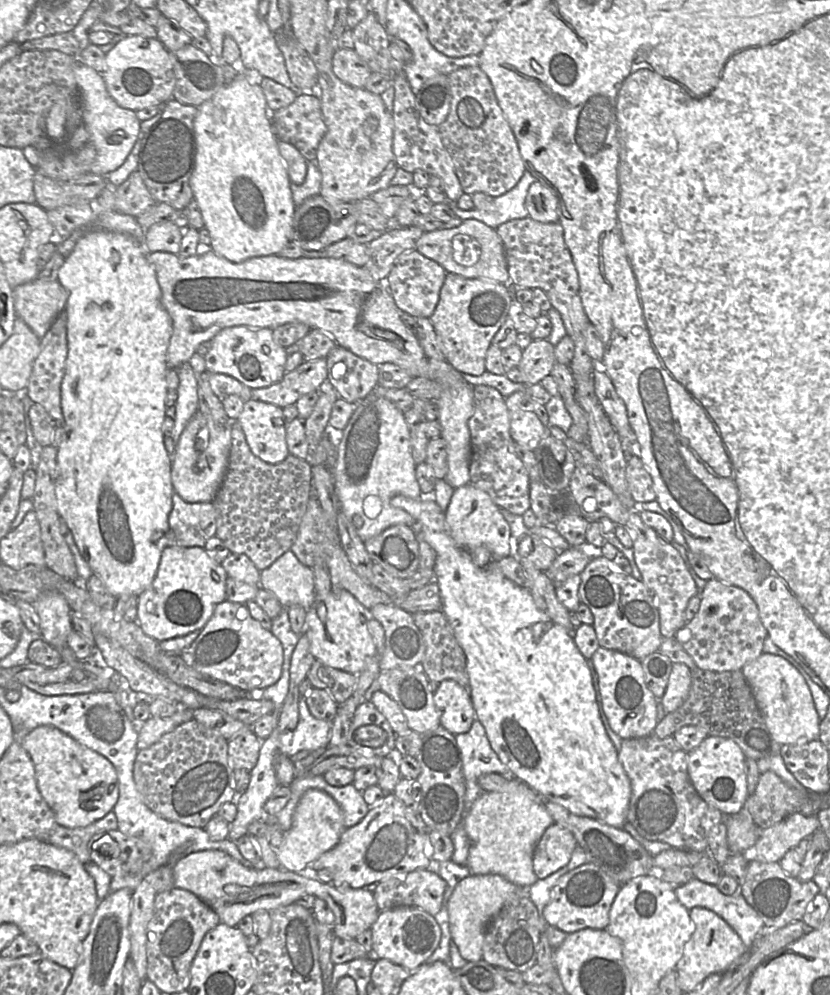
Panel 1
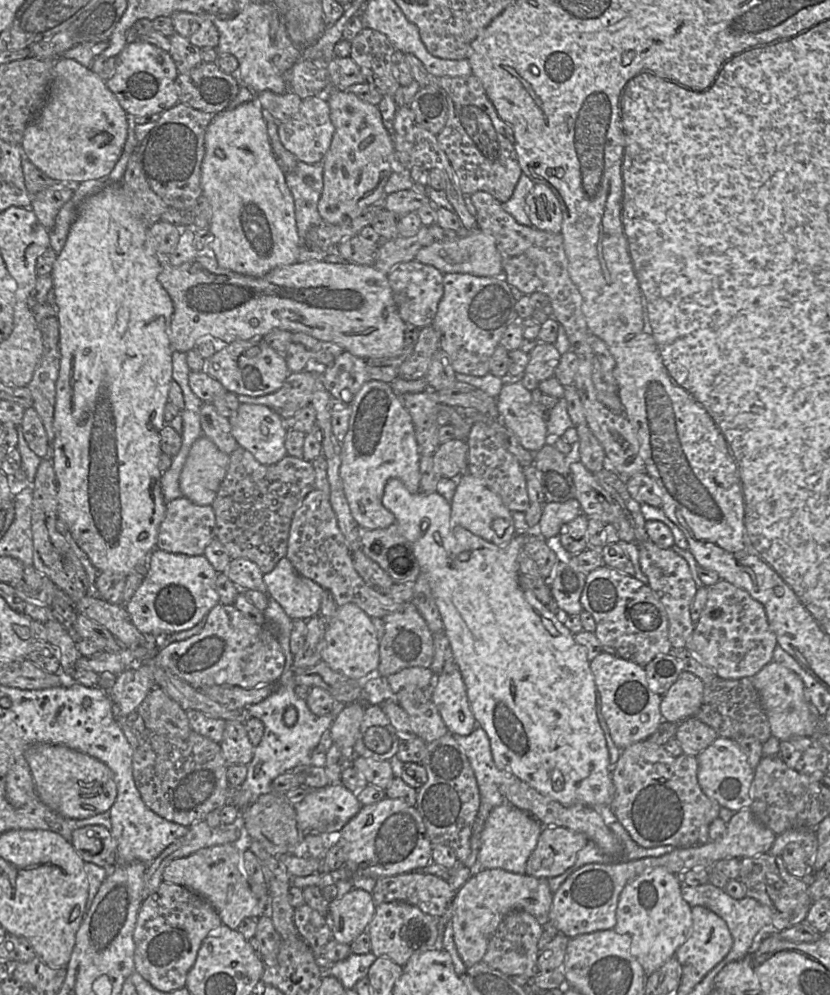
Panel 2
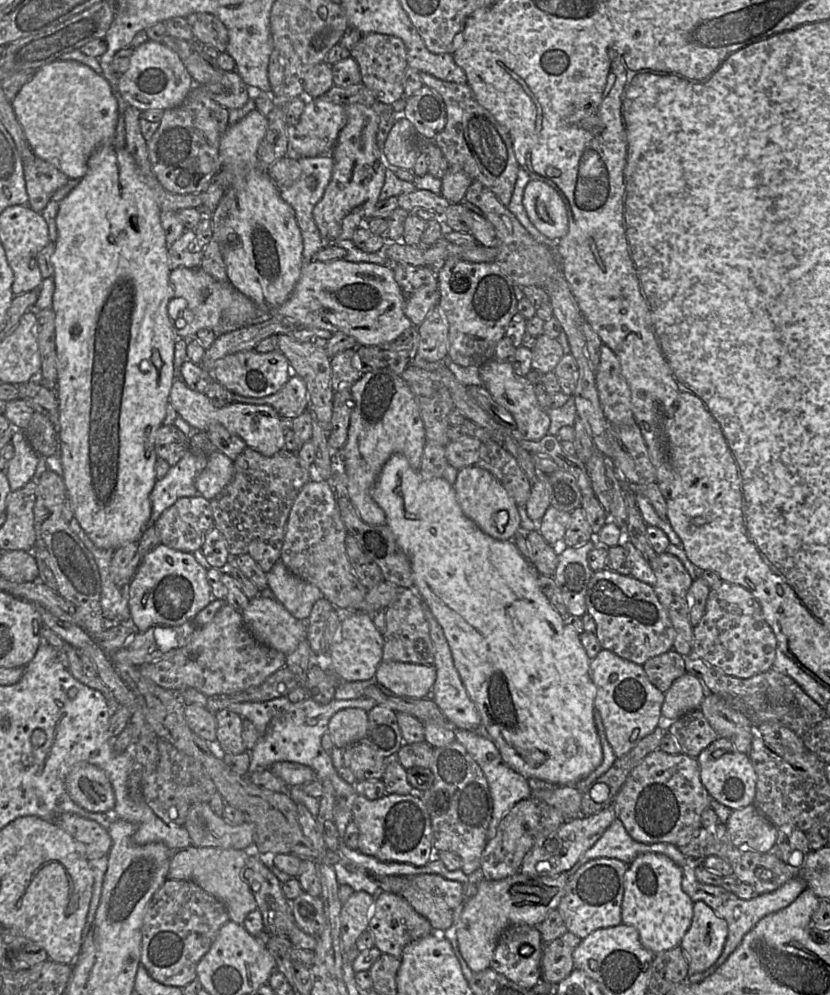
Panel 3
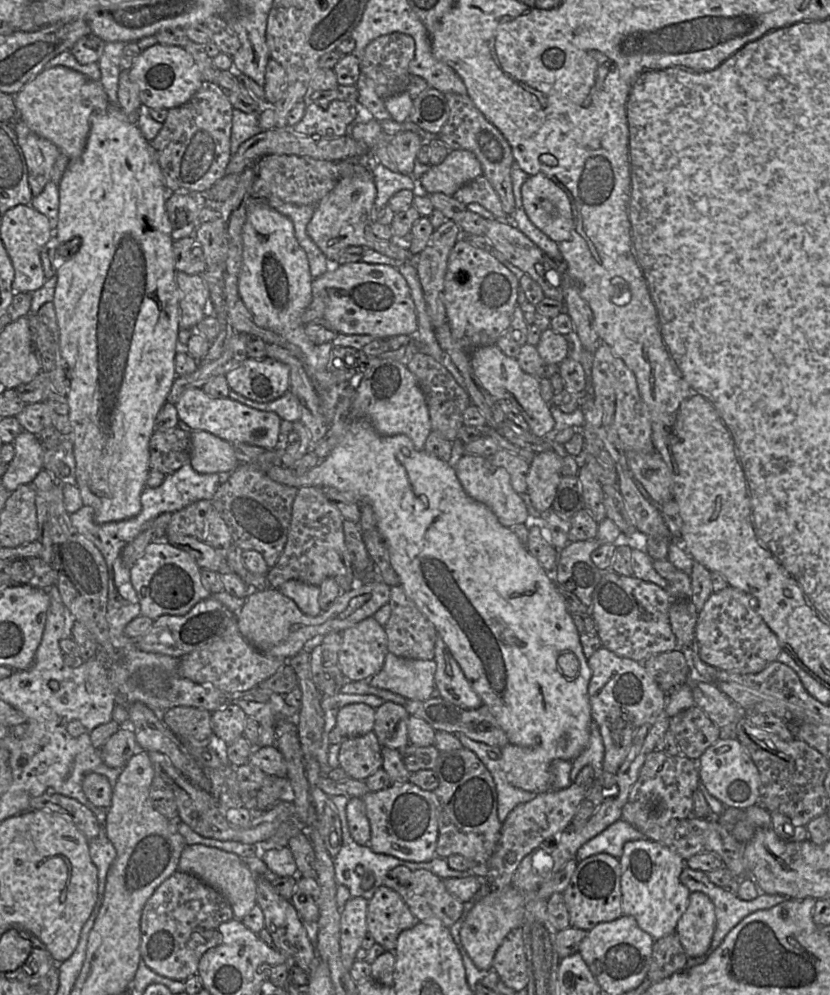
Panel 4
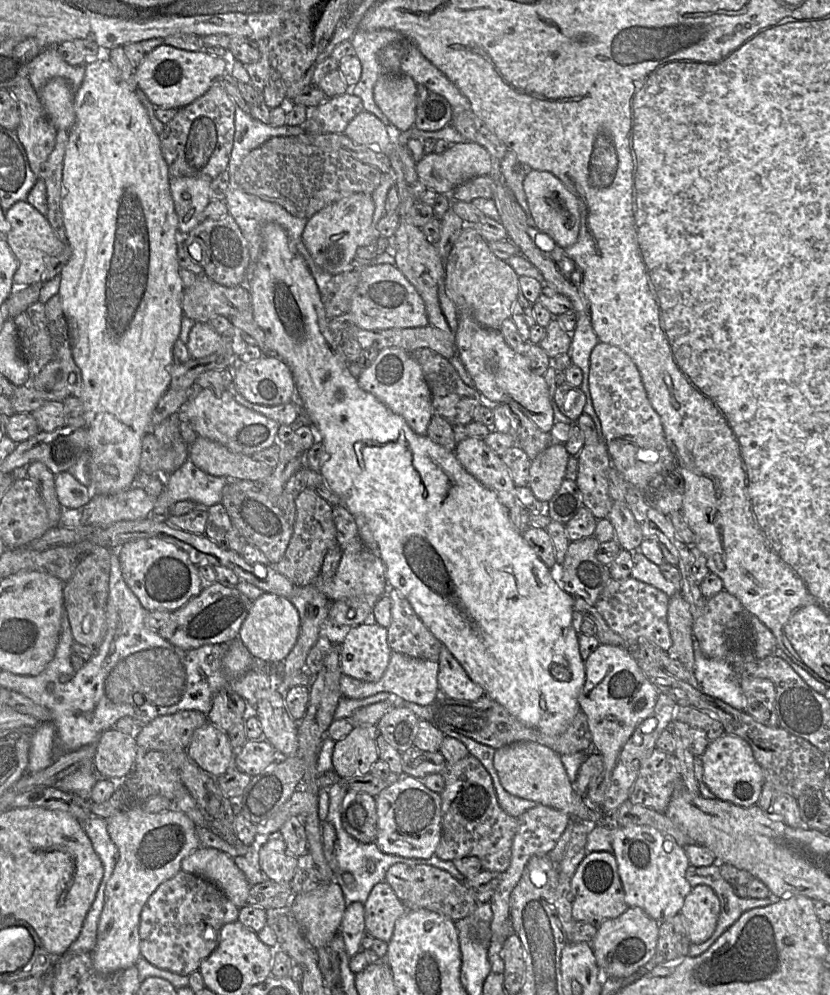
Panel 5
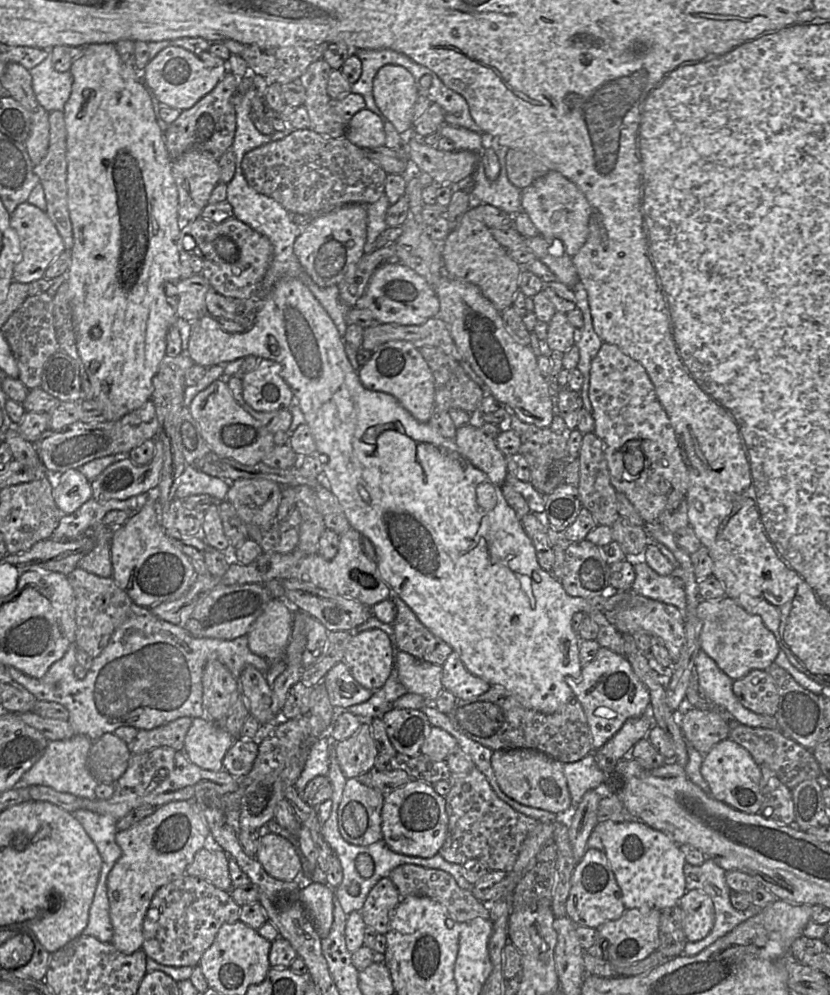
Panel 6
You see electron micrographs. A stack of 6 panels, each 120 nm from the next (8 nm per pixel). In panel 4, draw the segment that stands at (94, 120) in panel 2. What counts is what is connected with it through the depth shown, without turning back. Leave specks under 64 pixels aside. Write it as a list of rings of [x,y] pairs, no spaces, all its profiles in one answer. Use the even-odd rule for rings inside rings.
[[[64,66],[43,69],[33,79],[28,81],[22,89],[14,95],[17,117],[20,118],[30,130],[51,141],[61,153],[69,160],[77,159],[83,153],[90,132],[91,117],[104,113],[109,106],[107,93],[100,80],[92,80],[82,73]]]

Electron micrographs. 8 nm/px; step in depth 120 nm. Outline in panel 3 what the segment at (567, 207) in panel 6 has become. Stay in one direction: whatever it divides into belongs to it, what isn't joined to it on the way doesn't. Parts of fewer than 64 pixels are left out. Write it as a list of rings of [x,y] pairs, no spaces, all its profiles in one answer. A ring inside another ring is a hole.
[[[530,180],[524,189],[523,206],[532,224],[547,238],[560,240],[568,233],[565,203],[546,182]]]

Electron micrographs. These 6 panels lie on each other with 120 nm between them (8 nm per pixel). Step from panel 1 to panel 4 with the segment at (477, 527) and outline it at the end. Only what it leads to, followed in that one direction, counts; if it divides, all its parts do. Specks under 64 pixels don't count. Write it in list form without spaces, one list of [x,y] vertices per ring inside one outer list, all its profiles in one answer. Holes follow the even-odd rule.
[[[464,454],[457,463],[455,471],[467,495],[487,505],[503,526],[510,528],[513,525],[525,524],[528,521],[527,507],[519,494],[513,489],[510,475],[505,468],[491,464],[487,458]]]

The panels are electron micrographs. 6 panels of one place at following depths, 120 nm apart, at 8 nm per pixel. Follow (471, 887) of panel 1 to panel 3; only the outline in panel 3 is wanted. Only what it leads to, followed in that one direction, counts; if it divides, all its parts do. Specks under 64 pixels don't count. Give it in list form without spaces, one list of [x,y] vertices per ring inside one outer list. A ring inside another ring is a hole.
[[[518,872],[501,880],[482,880],[477,885],[477,893],[470,897],[464,906],[457,929],[457,940],[460,953],[473,973],[491,968],[494,951],[501,933],[513,925],[537,926],[554,909],[557,909],[570,877],[560,873],[553,877],[526,876]]]

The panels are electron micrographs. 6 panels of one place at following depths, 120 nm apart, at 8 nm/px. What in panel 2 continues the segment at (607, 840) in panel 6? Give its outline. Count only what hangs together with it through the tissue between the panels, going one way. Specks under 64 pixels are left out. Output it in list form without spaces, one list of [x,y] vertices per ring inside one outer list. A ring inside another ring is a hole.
[[[658,867],[645,871],[631,880],[623,888],[616,910],[616,926],[613,928],[619,934],[631,936],[630,952],[640,963],[646,976],[659,969],[670,958],[676,956],[677,949],[685,943],[692,931],[692,907],[681,896],[681,883],[676,874]]]

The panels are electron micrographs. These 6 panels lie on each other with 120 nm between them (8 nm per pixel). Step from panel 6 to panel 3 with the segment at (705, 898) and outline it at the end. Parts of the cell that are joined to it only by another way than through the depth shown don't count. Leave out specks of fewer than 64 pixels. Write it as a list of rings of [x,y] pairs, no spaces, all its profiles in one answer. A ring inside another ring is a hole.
[[[702,901],[694,902],[691,926],[679,945],[688,962],[688,976],[704,972],[723,952],[728,924]]]

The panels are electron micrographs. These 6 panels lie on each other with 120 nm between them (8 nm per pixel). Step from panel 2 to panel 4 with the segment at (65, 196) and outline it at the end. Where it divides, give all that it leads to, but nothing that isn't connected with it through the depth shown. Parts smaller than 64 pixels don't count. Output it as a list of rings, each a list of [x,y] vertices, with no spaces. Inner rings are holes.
[[[16,117],[11,124],[26,161],[28,183],[35,197],[51,181],[52,168],[61,152],[51,141],[30,130],[20,118]]]

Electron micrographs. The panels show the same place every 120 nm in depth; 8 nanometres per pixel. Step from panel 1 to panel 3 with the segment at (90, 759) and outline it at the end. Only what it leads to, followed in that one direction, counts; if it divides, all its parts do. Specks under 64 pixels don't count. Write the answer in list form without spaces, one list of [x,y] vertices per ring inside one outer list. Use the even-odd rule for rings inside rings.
[[[89,762],[74,764],[65,778],[71,800],[90,812],[108,812],[115,806],[115,795],[104,770]]]

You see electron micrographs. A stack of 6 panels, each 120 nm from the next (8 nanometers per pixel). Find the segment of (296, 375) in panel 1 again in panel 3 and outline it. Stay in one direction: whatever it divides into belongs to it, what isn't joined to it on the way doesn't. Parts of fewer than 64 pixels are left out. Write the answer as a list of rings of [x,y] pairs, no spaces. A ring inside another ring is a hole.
[[[292,374],[286,384],[275,394],[255,398],[234,394],[234,400],[254,405],[270,405],[281,418],[294,419],[308,410],[308,392],[305,382]]]

